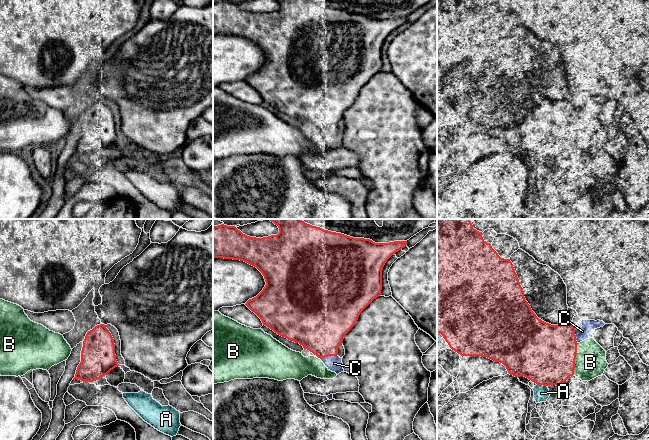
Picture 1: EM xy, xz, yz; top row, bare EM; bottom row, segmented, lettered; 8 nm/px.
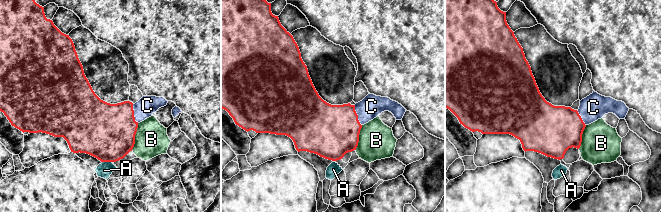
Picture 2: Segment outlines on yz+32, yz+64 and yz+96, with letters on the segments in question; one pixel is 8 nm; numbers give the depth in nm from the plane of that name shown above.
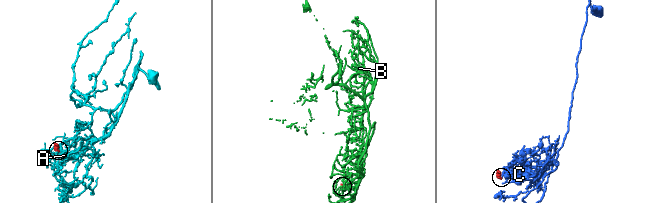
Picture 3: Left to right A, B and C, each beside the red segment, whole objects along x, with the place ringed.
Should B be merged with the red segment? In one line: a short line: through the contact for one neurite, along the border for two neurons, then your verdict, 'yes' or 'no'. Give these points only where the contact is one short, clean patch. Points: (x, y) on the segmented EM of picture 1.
no

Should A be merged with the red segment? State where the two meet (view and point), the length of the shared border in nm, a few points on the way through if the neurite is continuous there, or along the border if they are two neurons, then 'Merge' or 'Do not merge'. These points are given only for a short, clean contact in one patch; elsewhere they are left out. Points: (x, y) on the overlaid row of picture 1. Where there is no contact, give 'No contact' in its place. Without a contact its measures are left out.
Touches red at yz (542, 384). Shared border 80 nm. Do not merge

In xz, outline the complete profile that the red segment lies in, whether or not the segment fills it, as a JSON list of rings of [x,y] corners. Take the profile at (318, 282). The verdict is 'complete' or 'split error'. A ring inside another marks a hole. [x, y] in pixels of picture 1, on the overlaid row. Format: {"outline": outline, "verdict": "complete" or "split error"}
{"outline": [[[270,219],[279,228],[277,235],[271,235],[263,238],[250,237],[243,234],[235,226],[224,224],[213,227],[213,258],[224,258],[244,261],[256,267],[264,276],[266,285],[263,290],[254,298],[246,302],[246,306],[254,312],[262,321],[263,325],[273,330],[278,335],[287,338],[290,341],[299,343],[304,349],[309,350],[322,360],[328,370],[337,375],[344,372],[342,358],[338,356],[338,348],[342,344],[345,335],[356,324],[360,313],[377,297],[381,295],[382,290],[382,270],[387,260],[396,252],[407,245],[407,241],[394,241],[389,243],[375,243],[370,239],[353,238],[341,233],[324,230],[320,227],[312,226],[301,219]]], "verdict": "split error"}

